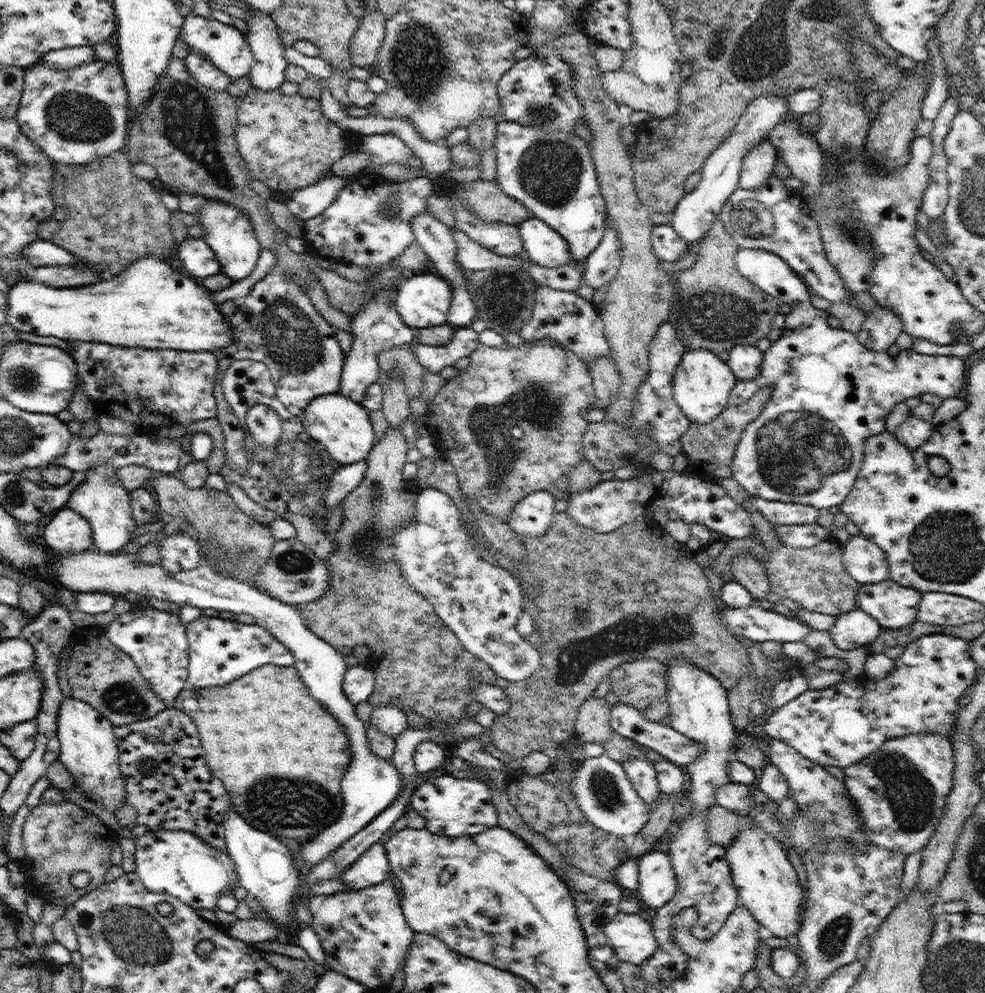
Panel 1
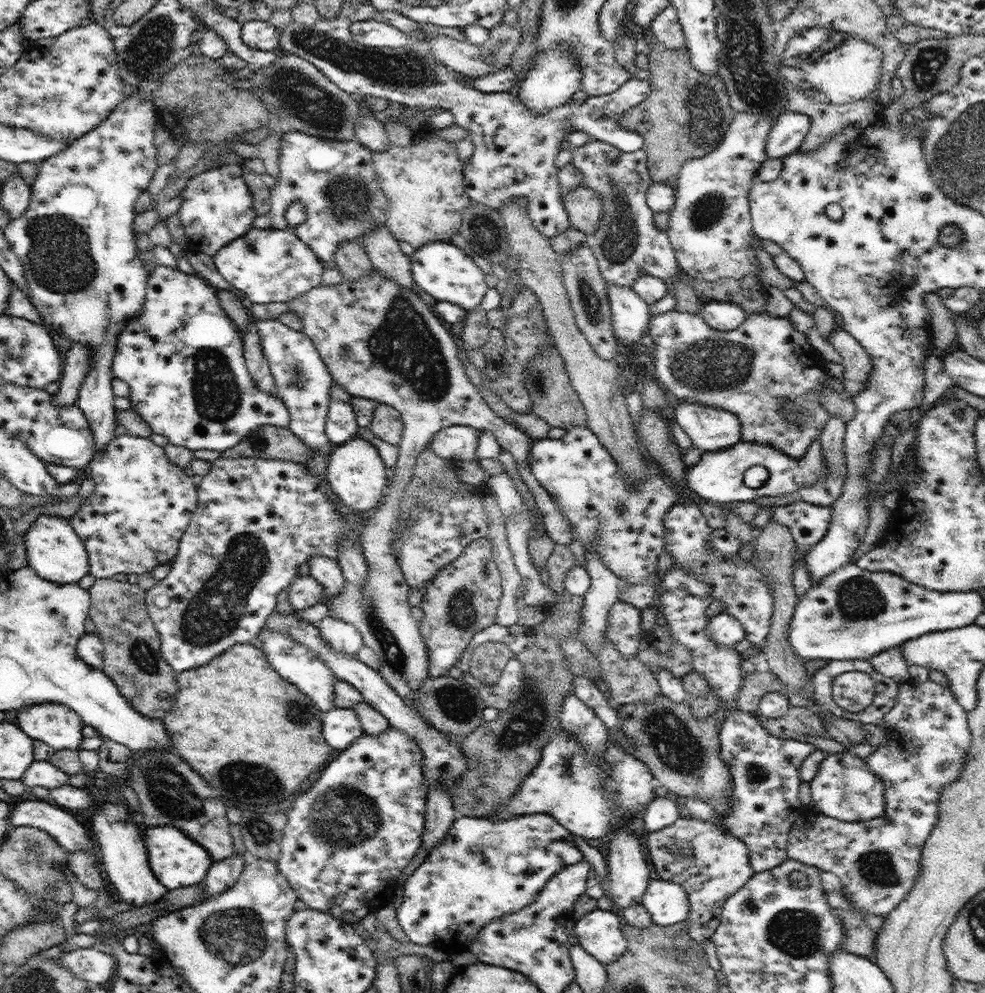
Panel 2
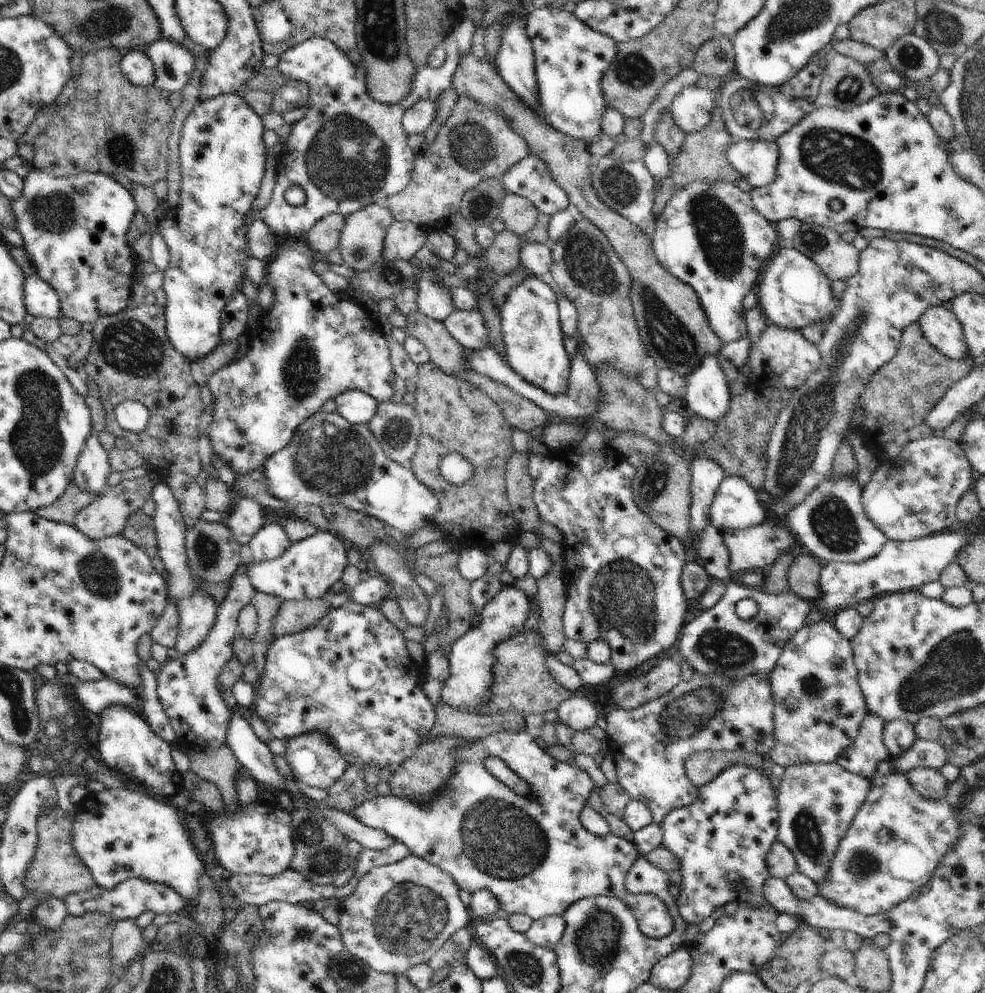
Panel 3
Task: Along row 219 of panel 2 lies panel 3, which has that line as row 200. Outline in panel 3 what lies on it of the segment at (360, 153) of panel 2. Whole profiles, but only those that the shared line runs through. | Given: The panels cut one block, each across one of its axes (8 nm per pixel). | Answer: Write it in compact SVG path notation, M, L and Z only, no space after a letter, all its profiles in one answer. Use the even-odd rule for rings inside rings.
M463 16L459 19L444 40L448 46L446 62L437 69L428 65L417 68L412 78L410 94L406 94L406 98L394 104L370 98L370 90L366 86L366 70L362 62L350 62L348 53L338 48L331 40L322 37L311 38L281 54L277 69L282 72L282 76L287 78L289 83L304 84L310 88L307 99L308 112L302 120L292 125L288 140L277 150L276 183L270 203L258 212L258 218L282 238L288 236L305 239L312 226L328 214L338 213L347 217L364 206L383 203L389 196L402 192L410 182L416 157L416 153L408 146L408 134L402 128L404 113L418 100L436 100L438 94L451 88L452 76L460 58L471 52L474 28L476 26L470 18ZM293 185L300 186L306 192L306 201L302 205L290 205L284 200L284 193Z

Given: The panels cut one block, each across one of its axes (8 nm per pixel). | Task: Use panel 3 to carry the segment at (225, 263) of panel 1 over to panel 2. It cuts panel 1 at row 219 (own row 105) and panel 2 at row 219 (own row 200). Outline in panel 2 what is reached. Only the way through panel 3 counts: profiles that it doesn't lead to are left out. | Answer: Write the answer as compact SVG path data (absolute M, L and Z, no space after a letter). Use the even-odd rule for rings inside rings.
M230 163L193 176L181 192L181 207L177 212L188 236L200 250L213 257L223 246L240 238L252 227L257 214L253 198L243 179L241 163Z

